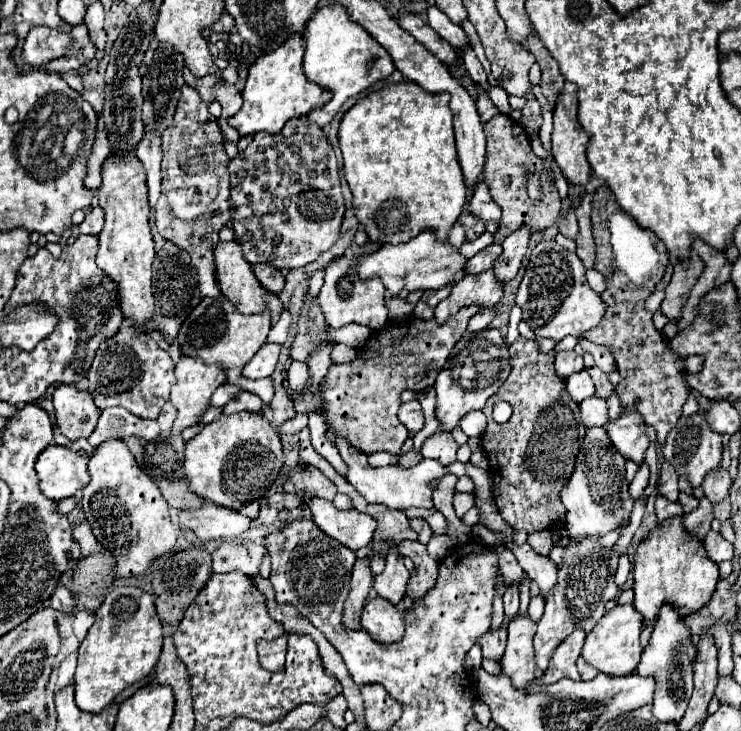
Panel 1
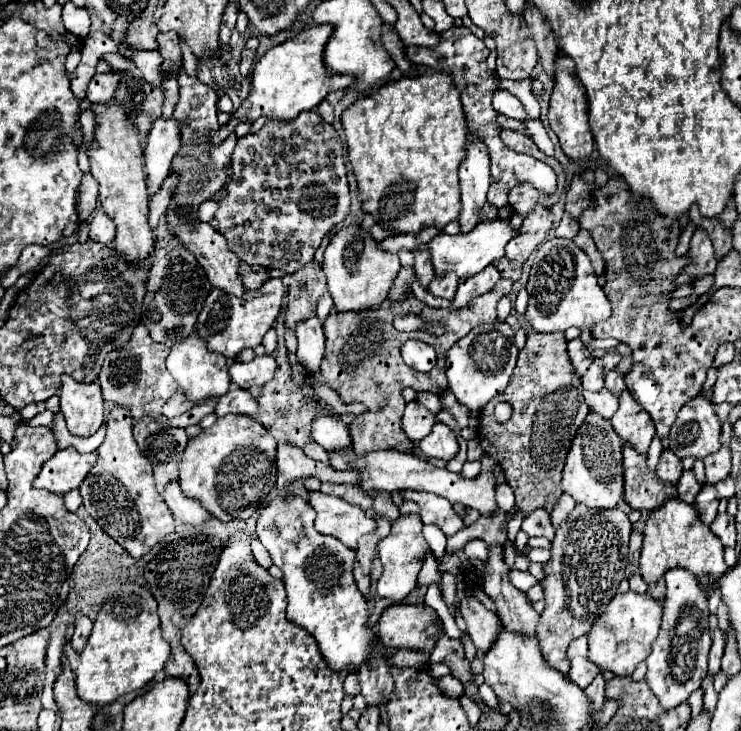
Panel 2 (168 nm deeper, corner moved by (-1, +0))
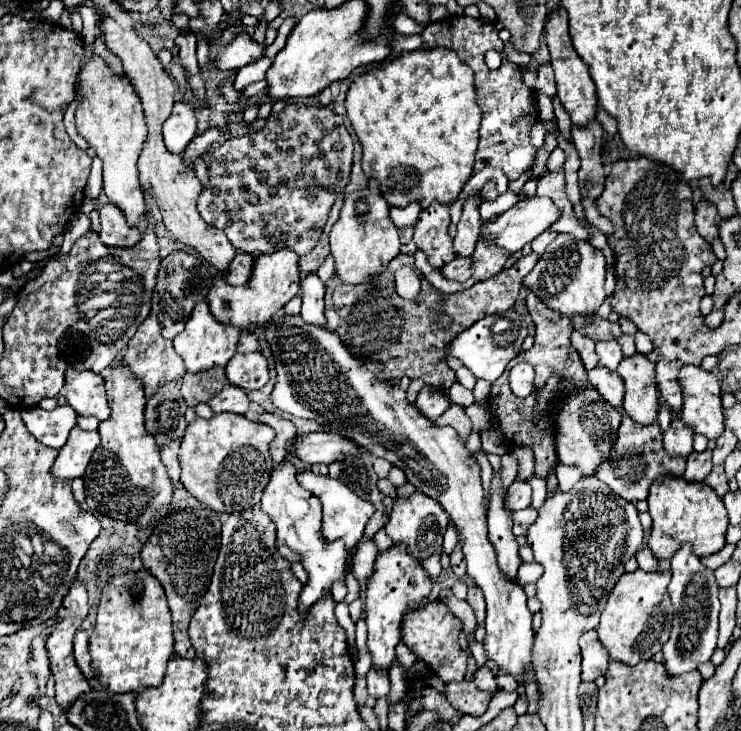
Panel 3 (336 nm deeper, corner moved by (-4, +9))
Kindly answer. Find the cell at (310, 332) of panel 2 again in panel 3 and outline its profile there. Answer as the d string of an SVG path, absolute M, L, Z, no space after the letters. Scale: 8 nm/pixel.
M309 273L301 279L301 317L311 325L325 325L323 315L323 297L325 297L325 283L317 277L317 273Z

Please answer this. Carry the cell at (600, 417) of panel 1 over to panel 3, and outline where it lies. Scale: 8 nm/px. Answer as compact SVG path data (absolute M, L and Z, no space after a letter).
M599 365L595 369L589 371L589 383L613 405L619 407L623 403L623 395L625 395L625 387L623 387L623 379L619 377L617 371L609 371L607 367Z

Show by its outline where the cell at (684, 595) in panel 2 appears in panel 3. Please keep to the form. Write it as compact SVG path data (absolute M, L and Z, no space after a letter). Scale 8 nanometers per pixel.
M683 543L679 551L671 557L671 573L673 579L669 583L669 595L675 607L673 617L673 635L663 647L665 667L669 675L681 675L697 669L699 663L711 659L717 649L717 615L719 615L719 585L715 581L713 571L701 565L699 557L693 553L689 543Z

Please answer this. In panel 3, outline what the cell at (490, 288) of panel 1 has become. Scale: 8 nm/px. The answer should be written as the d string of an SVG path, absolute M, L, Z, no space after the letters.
M481 239L477 243L477 249L475 249L473 257L471 257L471 261L473 261L473 277L479 279L479 281L495 277L503 269L509 255L511 255L509 251L497 247L493 241Z

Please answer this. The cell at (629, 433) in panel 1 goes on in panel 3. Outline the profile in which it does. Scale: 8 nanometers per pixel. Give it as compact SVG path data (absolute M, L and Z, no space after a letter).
M635 353L631 357L623 357L617 373L625 381L625 399L623 407L627 415L639 423L649 425L657 419L657 381L655 381L655 363L651 363L645 355Z

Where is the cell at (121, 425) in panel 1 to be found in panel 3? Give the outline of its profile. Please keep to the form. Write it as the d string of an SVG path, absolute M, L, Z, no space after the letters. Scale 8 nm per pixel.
M39 407L23 411L25 425L29 433L47 447L61 449L67 443L69 431L77 425L77 413L69 407L55 407L53 411L43 411Z

